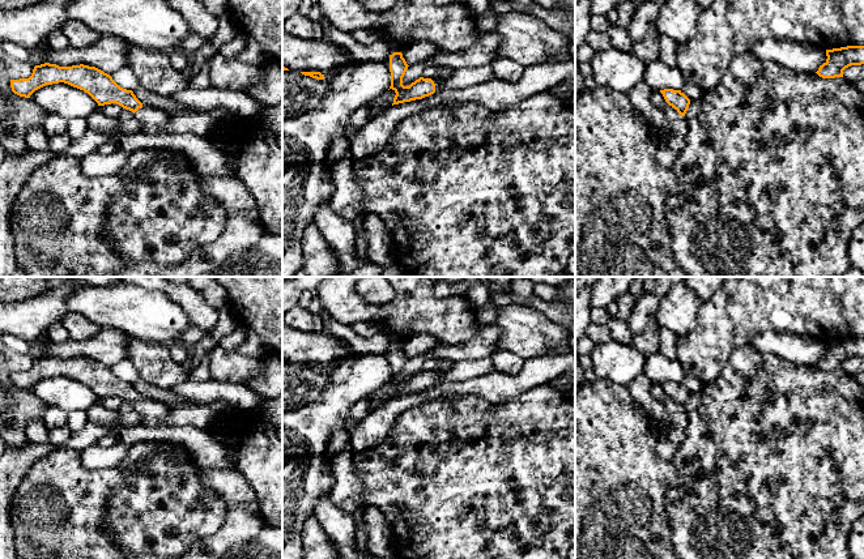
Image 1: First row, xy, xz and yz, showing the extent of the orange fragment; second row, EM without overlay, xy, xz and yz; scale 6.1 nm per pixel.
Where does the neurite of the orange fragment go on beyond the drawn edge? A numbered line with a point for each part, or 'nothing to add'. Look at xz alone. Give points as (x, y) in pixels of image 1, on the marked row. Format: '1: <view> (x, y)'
1: xz (445, 73)

